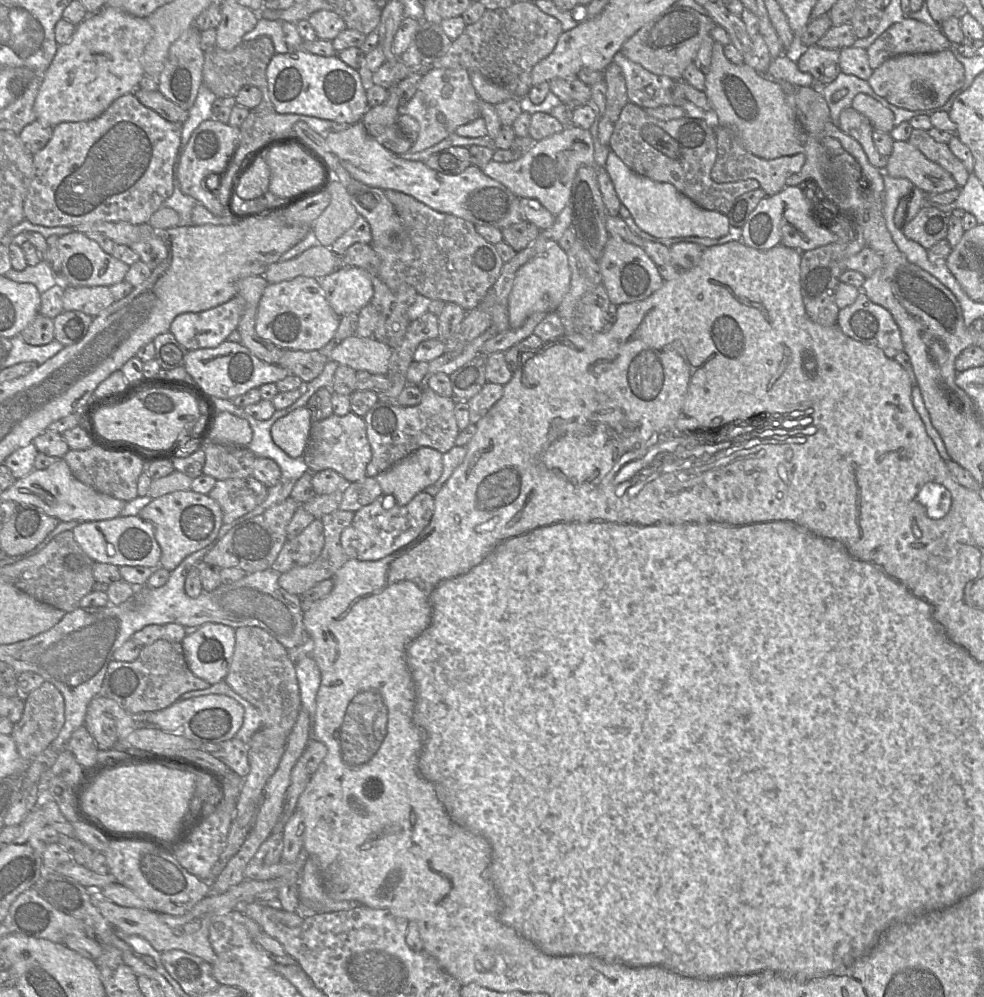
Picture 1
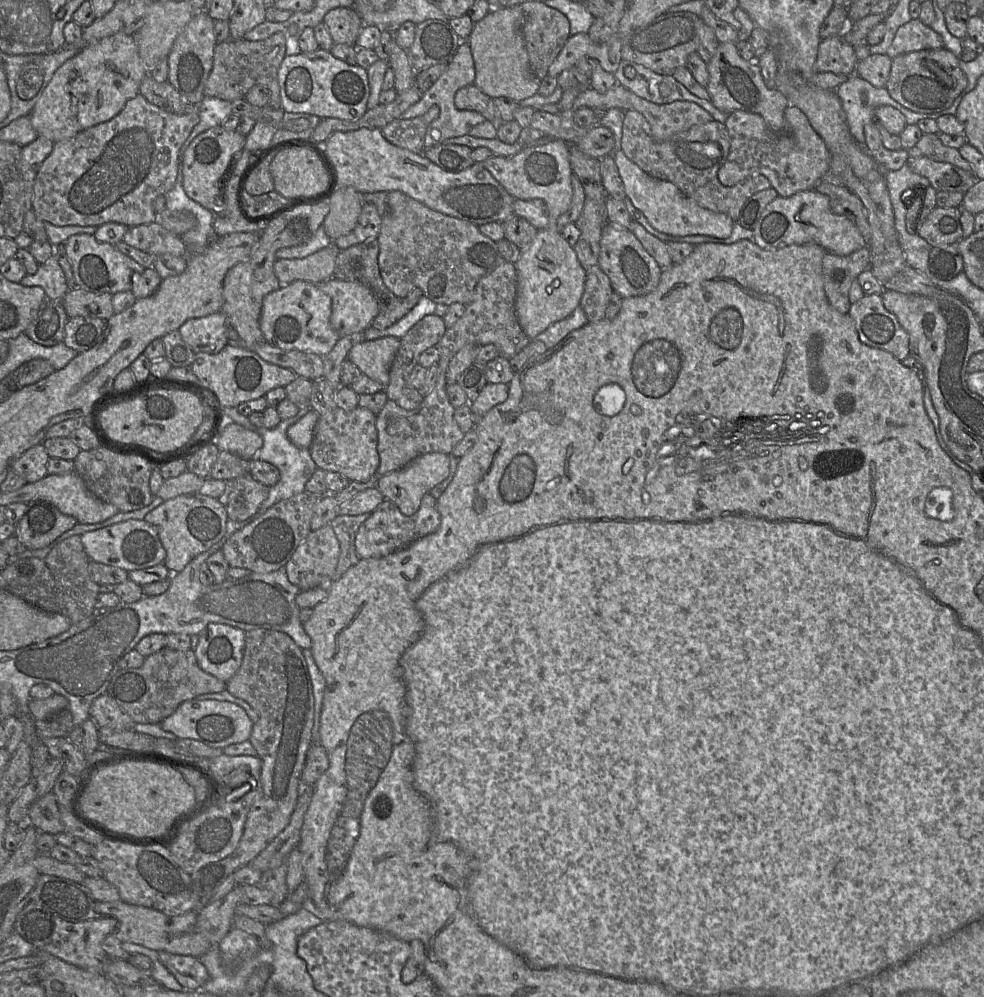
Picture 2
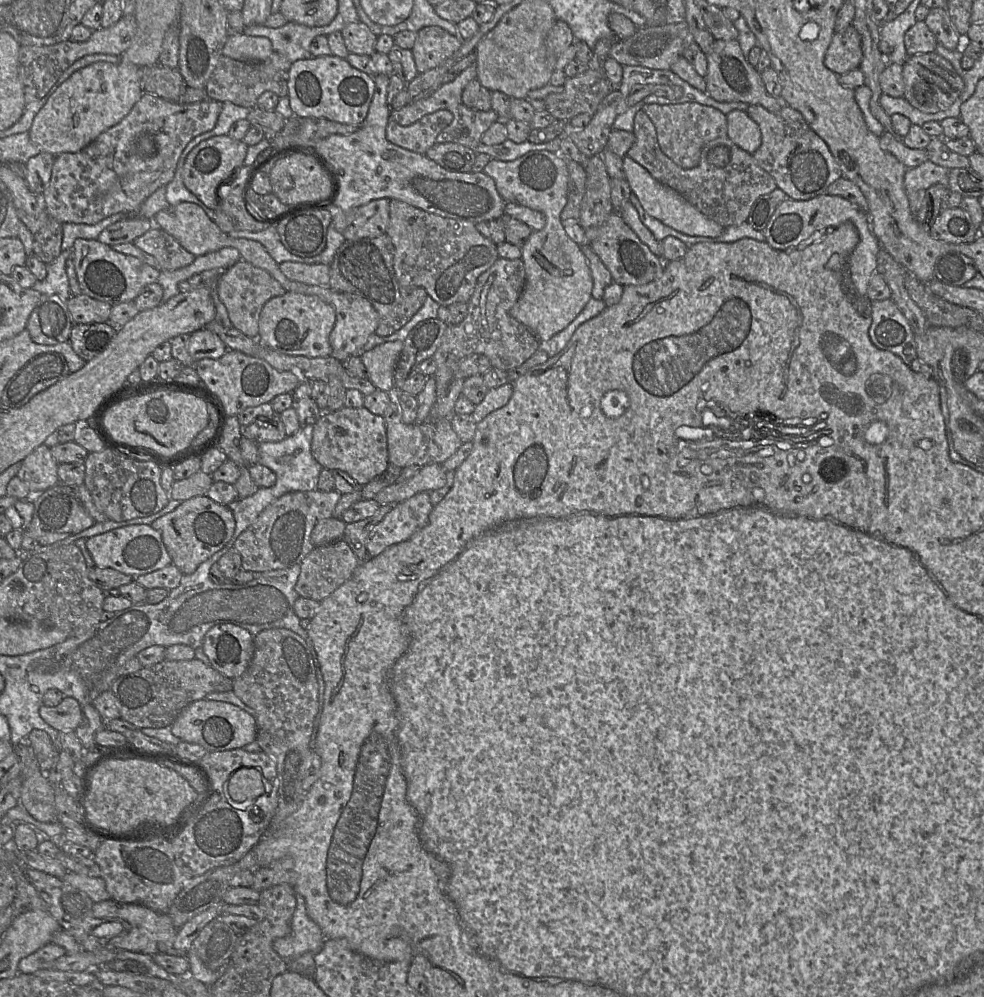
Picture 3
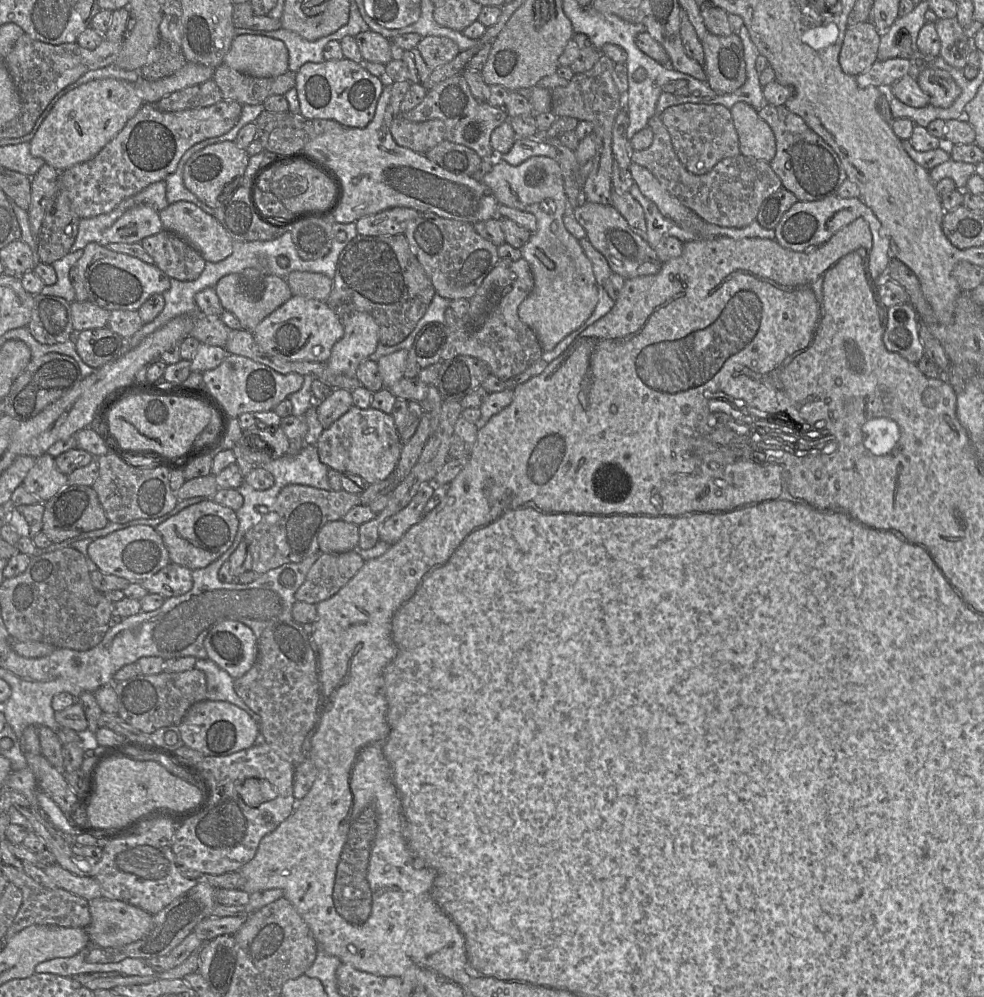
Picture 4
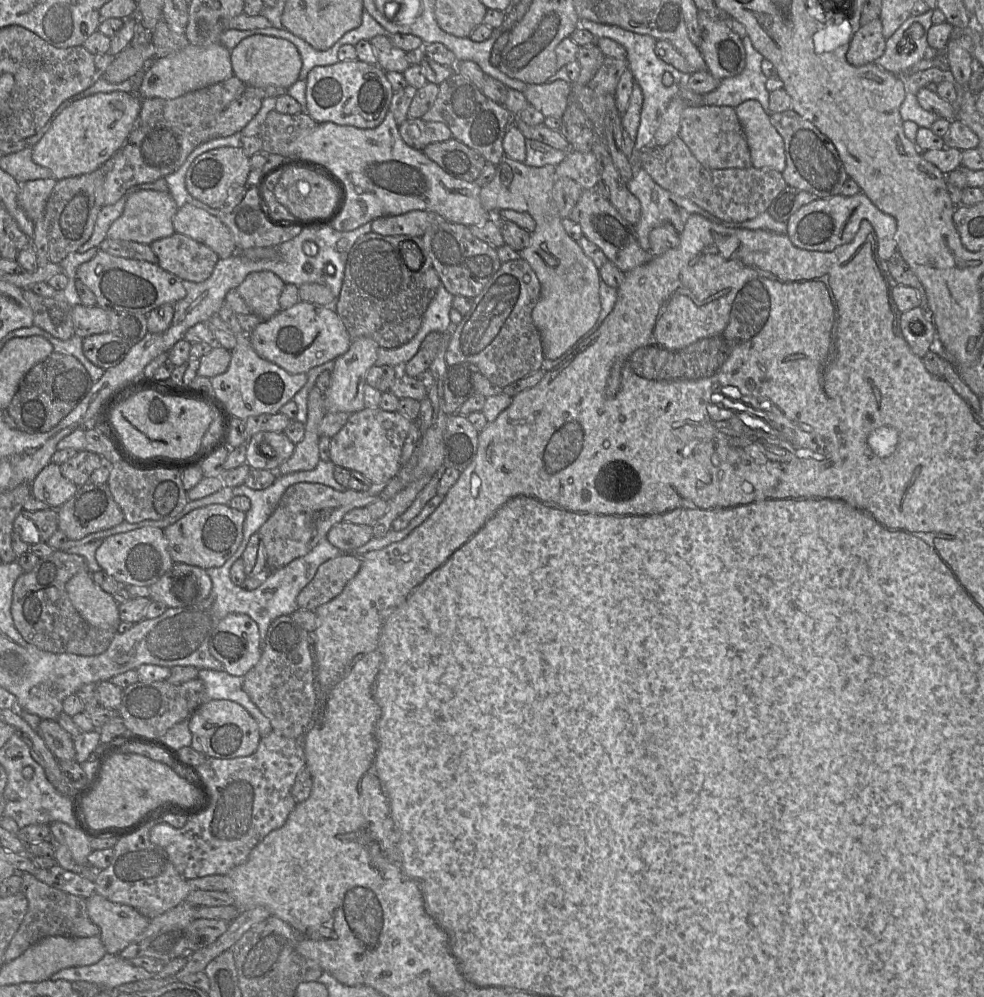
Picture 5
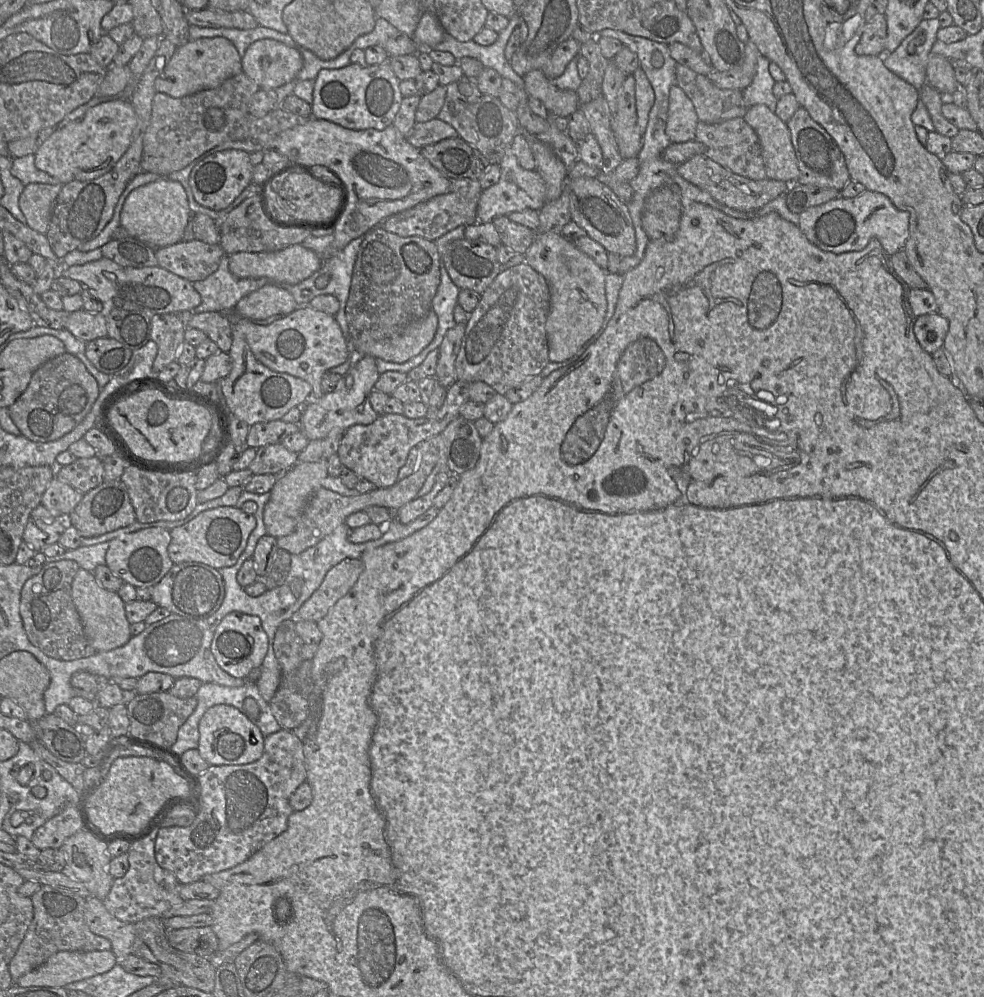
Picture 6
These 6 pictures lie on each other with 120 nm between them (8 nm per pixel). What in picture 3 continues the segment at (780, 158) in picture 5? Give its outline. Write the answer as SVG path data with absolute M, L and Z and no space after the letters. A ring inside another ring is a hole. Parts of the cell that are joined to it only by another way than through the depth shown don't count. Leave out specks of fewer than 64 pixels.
M742 110L731 111L726 119L728 137L742 150L753 154L762 142L759 125Z

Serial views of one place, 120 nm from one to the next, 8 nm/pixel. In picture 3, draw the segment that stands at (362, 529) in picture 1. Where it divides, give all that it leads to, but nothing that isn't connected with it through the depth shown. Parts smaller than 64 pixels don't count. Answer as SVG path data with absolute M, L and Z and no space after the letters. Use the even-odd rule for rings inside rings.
M420 492L398 503L384 518L369 532L366 548L370 557L376 557L388 547L403 542L425 527L429 521L429 515L433 509L430 500L430 492Z

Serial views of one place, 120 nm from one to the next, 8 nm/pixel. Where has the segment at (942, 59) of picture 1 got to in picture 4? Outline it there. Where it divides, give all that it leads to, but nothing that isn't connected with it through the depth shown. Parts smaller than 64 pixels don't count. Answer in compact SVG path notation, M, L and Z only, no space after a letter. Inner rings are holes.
M923 68L916 77L920 88L929 96L929 104L947 108L961 94L961 88L946 70Z

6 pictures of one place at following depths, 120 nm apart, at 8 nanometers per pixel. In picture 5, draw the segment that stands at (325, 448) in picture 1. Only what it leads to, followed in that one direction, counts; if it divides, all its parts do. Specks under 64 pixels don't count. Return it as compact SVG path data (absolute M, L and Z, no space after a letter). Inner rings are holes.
M368 408L351 413L340 431L330 438L329 457L335 466L357 471L372 484L387 483L401 468L400 456L412 421L398 412Z

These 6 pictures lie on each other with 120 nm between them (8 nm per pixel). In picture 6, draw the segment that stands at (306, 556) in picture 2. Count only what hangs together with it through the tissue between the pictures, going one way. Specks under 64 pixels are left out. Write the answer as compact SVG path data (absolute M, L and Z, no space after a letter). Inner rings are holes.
M347 558L332 567L319 588L297 611L296 619L317 623L355 585L363 570L361 558Z

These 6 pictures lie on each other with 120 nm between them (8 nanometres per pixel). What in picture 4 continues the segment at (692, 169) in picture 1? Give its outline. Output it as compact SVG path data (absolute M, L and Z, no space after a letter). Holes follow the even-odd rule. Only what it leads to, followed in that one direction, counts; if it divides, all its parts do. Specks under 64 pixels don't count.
M659 115L652 116L647 127L653 132L653 142L646 149L634 150L631 154L632 162L649 170L670 194L710 224L722 227L744 227L751 224L762 203L782 187L770 162L742 154L721 160L705 174L691 173L679 160L670 134Z

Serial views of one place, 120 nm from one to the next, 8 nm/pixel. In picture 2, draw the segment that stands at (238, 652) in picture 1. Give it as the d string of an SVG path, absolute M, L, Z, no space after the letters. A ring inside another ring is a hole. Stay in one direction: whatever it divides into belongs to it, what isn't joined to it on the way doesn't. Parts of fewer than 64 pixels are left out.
M267 629L245 632L242 663L226 685L230 694L247 702L258 714L258 721L253 725L249 741L261 760L260 782L263 789L261 788L260 797L255 800L247 815L243 834L236 850L228 857L211 863L191 875L191 891L200 901L209 899L227 877L239 868L250 865L288 825L302 789L301 775L312 744L314 697L311 678L303 650L286 633Z

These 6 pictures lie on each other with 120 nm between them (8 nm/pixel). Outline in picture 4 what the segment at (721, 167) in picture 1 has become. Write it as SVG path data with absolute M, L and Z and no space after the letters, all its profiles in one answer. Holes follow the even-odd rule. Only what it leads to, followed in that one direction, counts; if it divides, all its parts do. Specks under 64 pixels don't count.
M767 104L758 114L769 124L775 135L776 154L770 161L770 166L779 176L782 187L792 192L800 201L816 201L837 196L838 188L848 177L835 150L803 118L791 112L785 105Z

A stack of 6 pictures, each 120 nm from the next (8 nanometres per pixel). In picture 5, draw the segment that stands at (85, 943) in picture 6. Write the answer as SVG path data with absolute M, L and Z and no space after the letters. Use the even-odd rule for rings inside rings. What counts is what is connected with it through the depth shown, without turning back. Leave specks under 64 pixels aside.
M27 872L17 873L20 874L22 879L20 891L27 898L28 909L4 954L4 963L18 958L30 946L46 937L99 937L100 929L91 921L87 913L87 899L51 887Z

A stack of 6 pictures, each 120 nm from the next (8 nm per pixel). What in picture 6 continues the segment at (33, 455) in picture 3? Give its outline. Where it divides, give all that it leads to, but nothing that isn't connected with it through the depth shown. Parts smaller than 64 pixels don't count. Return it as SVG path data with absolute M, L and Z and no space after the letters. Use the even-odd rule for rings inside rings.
M54 477L43 493L41 505L49 509L57 518L64 519L81 501L83 495Z

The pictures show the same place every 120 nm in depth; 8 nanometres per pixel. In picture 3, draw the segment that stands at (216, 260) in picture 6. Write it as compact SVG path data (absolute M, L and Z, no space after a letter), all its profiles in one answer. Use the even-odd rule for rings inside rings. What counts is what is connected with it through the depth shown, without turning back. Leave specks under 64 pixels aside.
M157 226L136 238L133 244L152 255L157 260L160 271L184 268L193 263L196 258L173 236Z

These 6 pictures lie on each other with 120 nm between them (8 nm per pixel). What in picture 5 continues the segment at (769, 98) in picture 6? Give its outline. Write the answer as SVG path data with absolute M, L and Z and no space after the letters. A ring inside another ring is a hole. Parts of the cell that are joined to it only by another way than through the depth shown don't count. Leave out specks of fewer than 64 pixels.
M748 35L743 39L746 51L746 64L742 72L734 77L720 81L713 91L704 94L704 105L730 106L736 108L746 100L758 101L765 112L769 109L769 91L766 89L767 77L763 74L761 63L765 59L752 45Z

